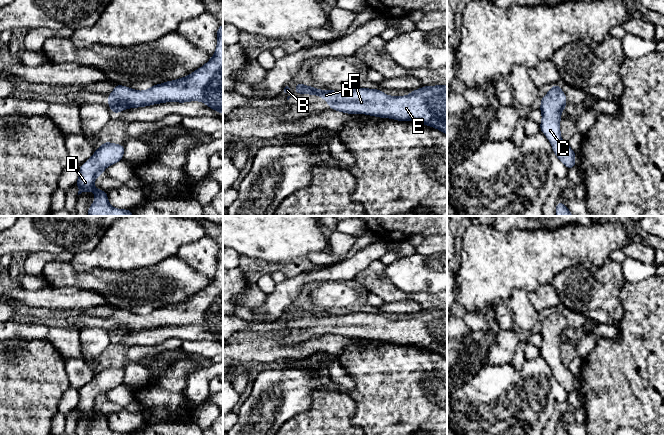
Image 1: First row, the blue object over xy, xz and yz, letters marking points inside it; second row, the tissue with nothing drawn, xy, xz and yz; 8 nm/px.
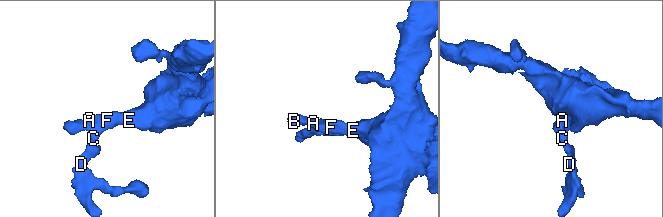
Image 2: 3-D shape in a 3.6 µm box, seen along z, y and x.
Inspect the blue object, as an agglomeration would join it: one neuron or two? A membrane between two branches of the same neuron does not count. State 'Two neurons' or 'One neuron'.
One neuron

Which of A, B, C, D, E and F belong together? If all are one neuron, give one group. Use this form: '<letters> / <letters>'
A B C D E F

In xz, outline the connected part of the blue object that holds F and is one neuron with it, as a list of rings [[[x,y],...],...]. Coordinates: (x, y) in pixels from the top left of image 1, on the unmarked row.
[[[296,306],[295,318],[318,319],[339,336],[414,345],[447,359],[447,309],[424,310],[407,320],[389,320],[377,313],[319,314]]]

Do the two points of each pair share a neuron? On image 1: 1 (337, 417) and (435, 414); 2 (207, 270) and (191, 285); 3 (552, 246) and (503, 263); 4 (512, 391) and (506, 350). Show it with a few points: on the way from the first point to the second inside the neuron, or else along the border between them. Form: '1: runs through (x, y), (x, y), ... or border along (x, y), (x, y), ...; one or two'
1: border along (346, 394), (355, 402), (353, 424); two
2: border along (183, 260), (211, 280); two
3: runs through (540, 255), (532, 259), (515, 260); one
4: border along (486, 362), (510, 364); two

